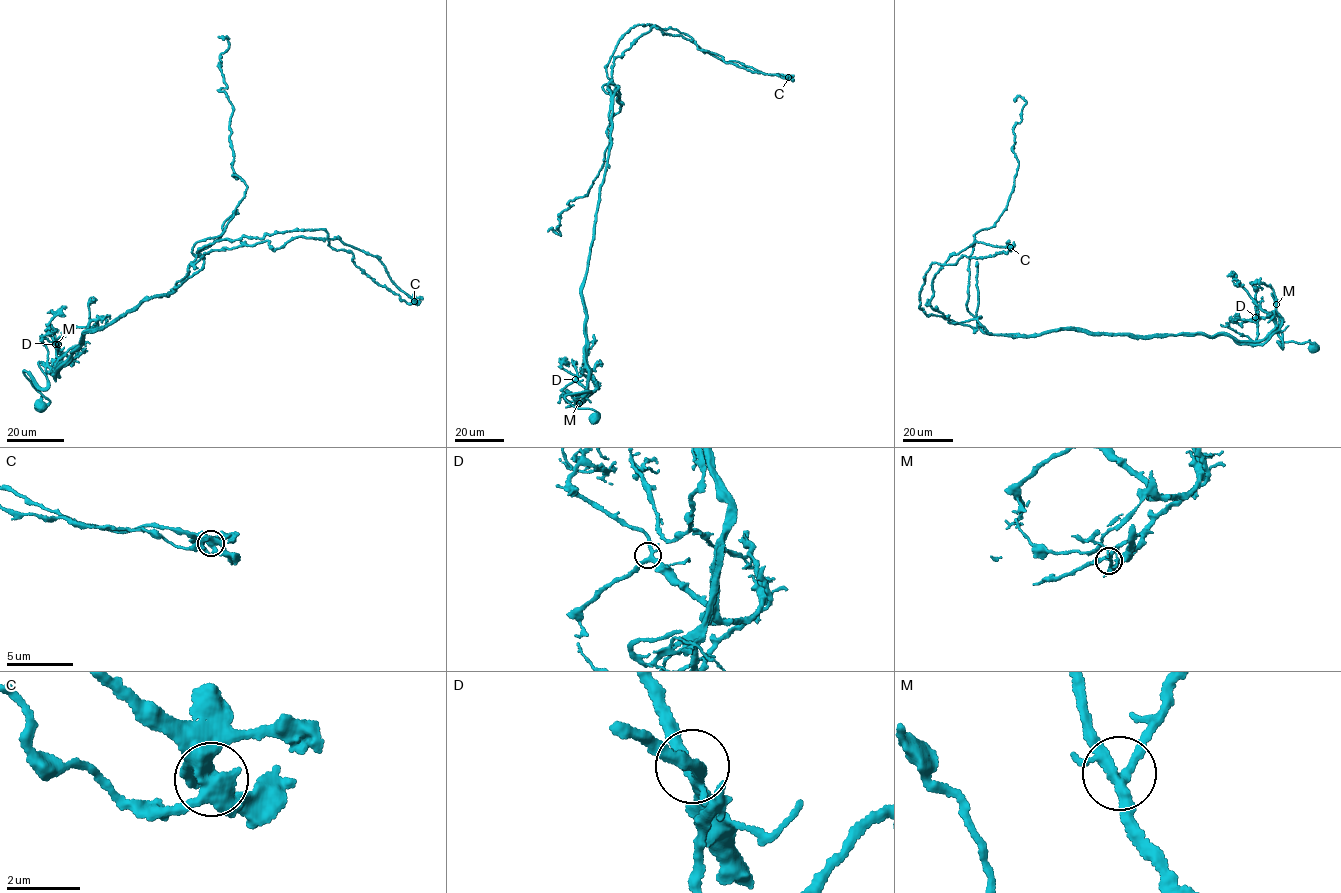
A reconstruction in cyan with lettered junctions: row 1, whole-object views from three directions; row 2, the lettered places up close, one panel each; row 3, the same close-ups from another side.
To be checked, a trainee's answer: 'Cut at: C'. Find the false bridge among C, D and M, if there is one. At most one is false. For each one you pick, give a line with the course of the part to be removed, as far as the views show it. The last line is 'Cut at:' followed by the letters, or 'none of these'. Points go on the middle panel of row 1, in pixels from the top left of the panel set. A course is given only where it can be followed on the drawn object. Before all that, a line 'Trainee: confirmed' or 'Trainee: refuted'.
Trainee: confirmed
C: course (788, 77), (722, 60), (654, 26), (614, 59), (611, 144), (580, 287), (588, 378), (579, 405), (595, 379)
Cut at: C

